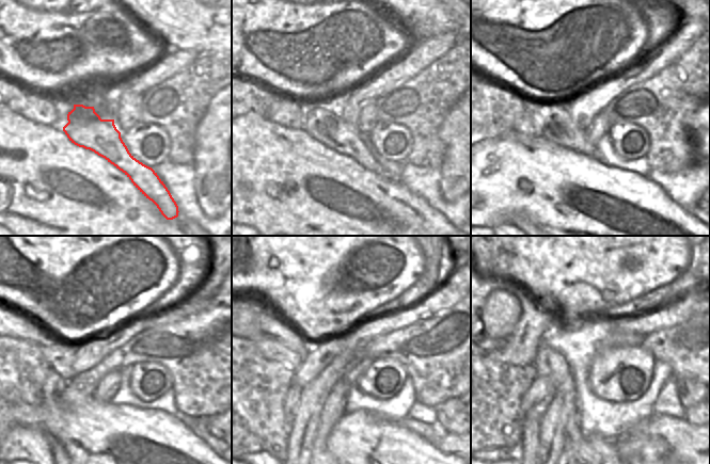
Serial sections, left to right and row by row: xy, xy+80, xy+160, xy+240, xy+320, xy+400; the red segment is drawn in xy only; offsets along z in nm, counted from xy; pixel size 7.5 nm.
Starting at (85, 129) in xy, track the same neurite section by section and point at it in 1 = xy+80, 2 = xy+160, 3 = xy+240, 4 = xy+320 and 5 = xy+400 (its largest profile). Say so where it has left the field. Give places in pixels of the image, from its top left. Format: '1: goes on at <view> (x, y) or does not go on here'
1: goes on at xy+80 (321, 123)
2: goes on at xy+160 (553, 118)
3: goes on at xy+240 (60, 355)
4: goes on at xy+320 (271, 350)
5: goes on at xy+400 (498, 319)

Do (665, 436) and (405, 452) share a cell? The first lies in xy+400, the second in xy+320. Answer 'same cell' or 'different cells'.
different cells

